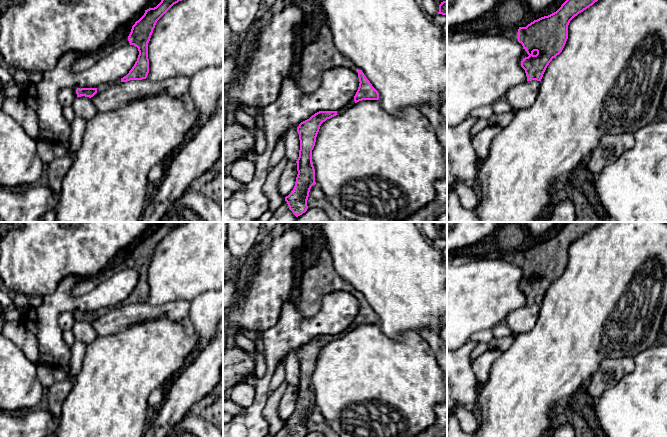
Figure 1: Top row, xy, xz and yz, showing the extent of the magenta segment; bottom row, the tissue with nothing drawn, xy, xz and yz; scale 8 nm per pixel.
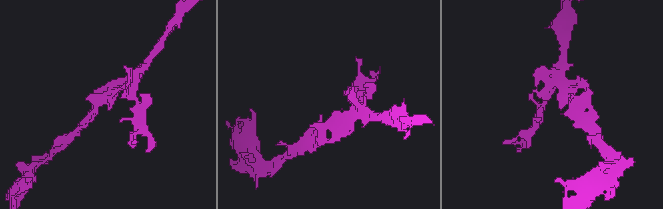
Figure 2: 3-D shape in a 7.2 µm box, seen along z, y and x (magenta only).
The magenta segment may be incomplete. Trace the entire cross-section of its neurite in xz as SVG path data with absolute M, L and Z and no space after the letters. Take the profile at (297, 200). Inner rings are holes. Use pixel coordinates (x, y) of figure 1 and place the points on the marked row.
M319 111L309 119L301 122L297 127L300 140L299 157L297 163L297 177L293 190L285 197L289 209L298 217L308 209L307 200L310 189L315 182L315 169L312 163L312 150L320 126L327 119L338 115L337 111Z

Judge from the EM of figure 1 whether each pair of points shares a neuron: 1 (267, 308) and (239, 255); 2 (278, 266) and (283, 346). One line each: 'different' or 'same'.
1: different
2: different

